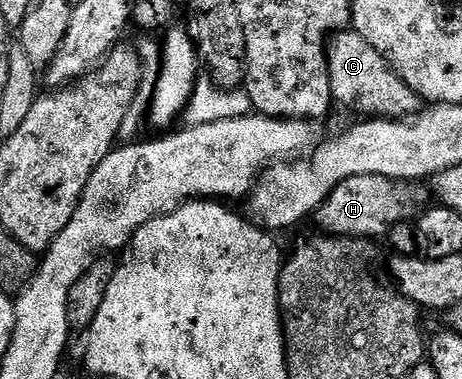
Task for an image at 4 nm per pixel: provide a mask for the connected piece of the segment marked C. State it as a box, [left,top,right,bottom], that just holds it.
[327,28,420,120]

